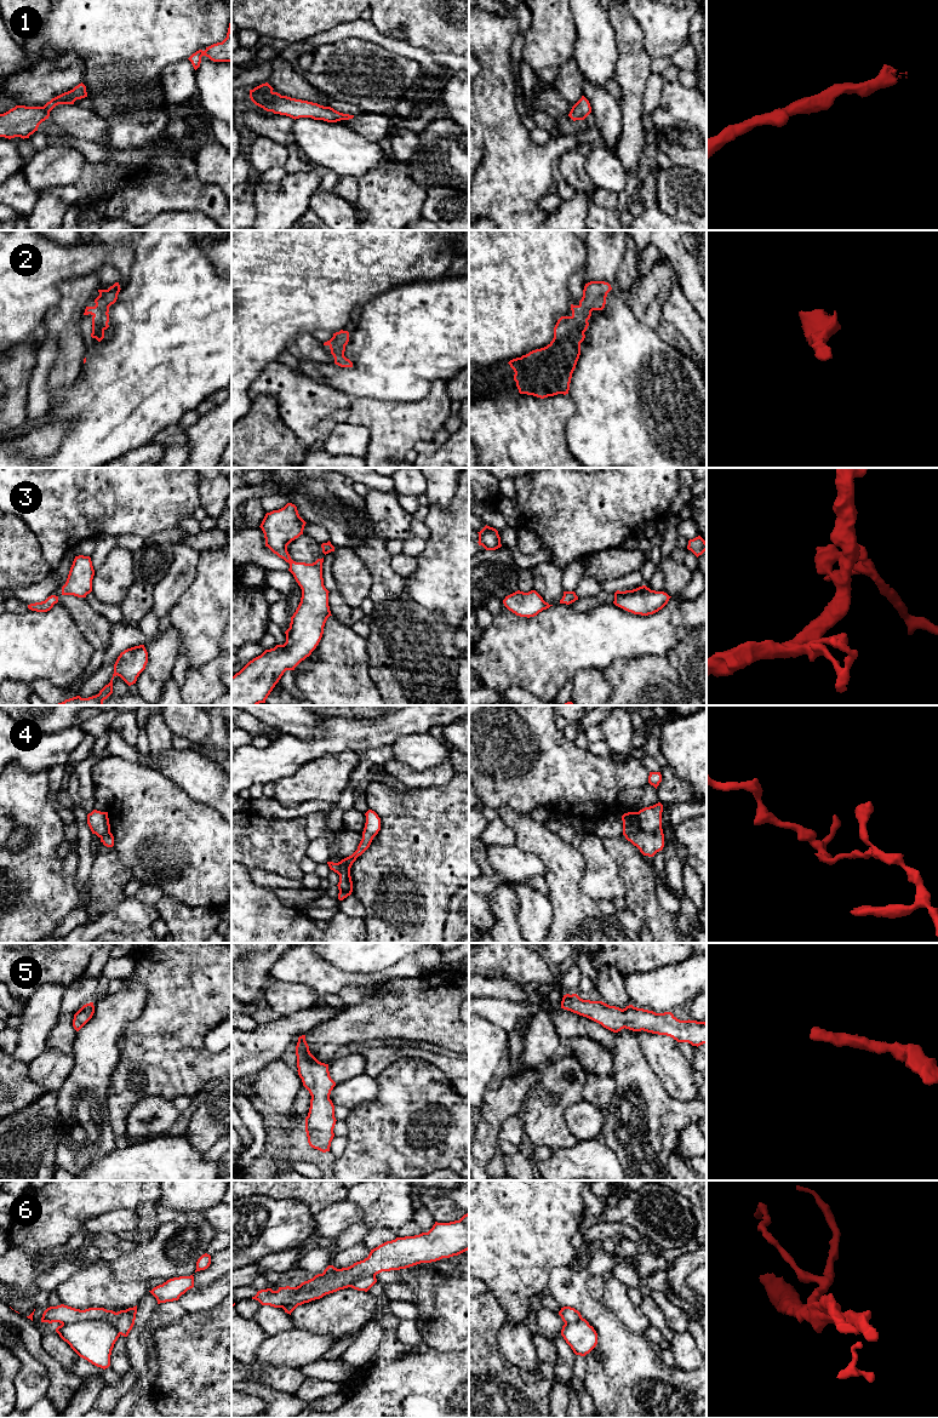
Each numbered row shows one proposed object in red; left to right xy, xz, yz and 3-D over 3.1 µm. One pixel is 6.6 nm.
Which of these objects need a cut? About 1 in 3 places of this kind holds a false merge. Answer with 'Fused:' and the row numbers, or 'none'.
Fused: 4, 6

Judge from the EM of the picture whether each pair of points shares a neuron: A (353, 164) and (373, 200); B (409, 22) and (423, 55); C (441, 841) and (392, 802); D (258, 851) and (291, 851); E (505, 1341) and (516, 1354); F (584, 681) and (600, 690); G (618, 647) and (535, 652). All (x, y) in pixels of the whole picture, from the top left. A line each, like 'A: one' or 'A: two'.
A: two
B: two
C: one
D: one
E: one
F: one
G: one

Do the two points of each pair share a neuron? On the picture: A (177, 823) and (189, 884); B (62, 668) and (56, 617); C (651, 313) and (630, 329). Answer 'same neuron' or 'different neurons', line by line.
A: same neuron
B: same neuron
C: different neurons

